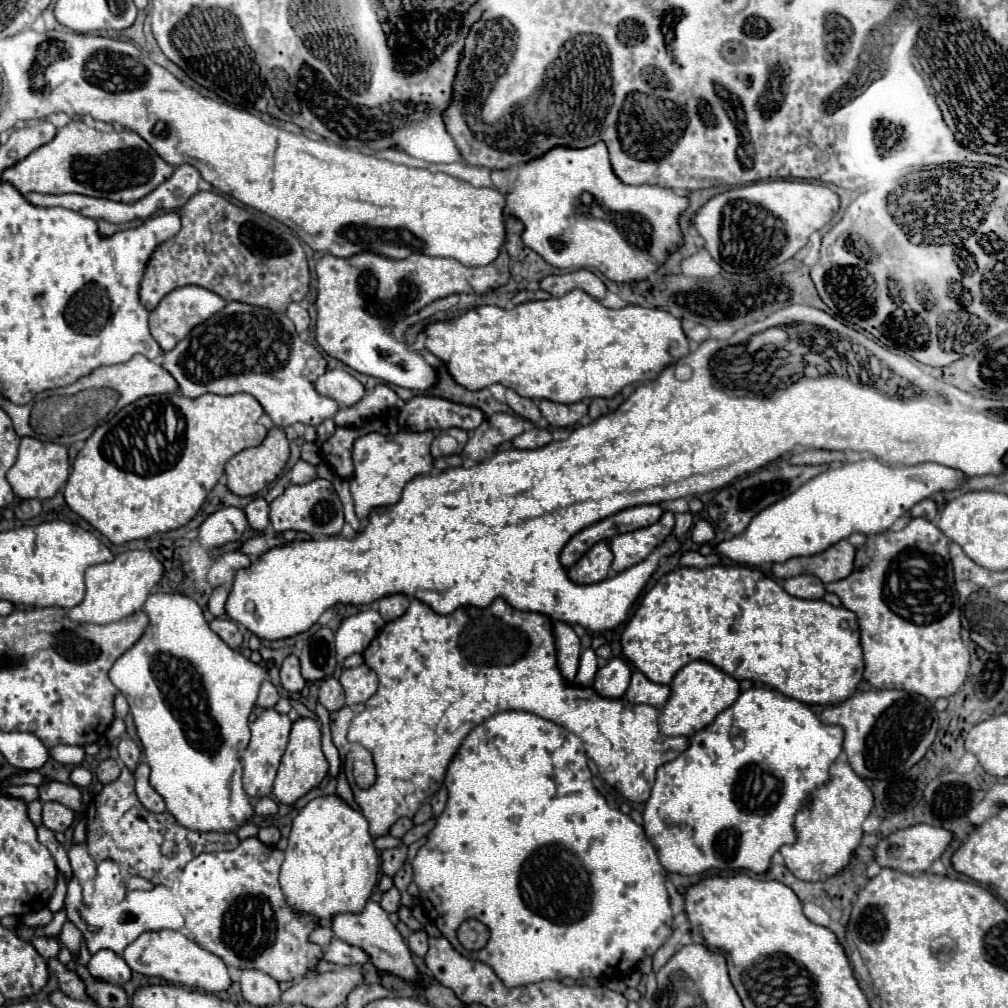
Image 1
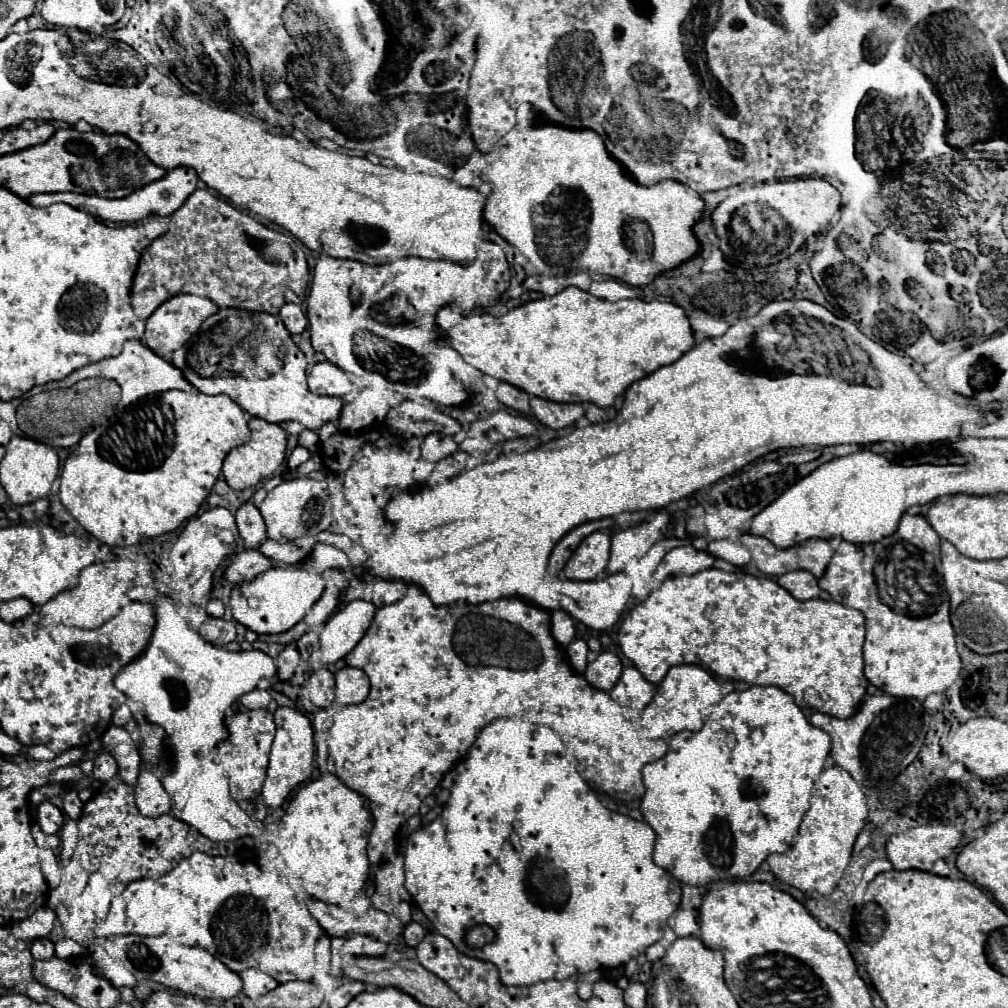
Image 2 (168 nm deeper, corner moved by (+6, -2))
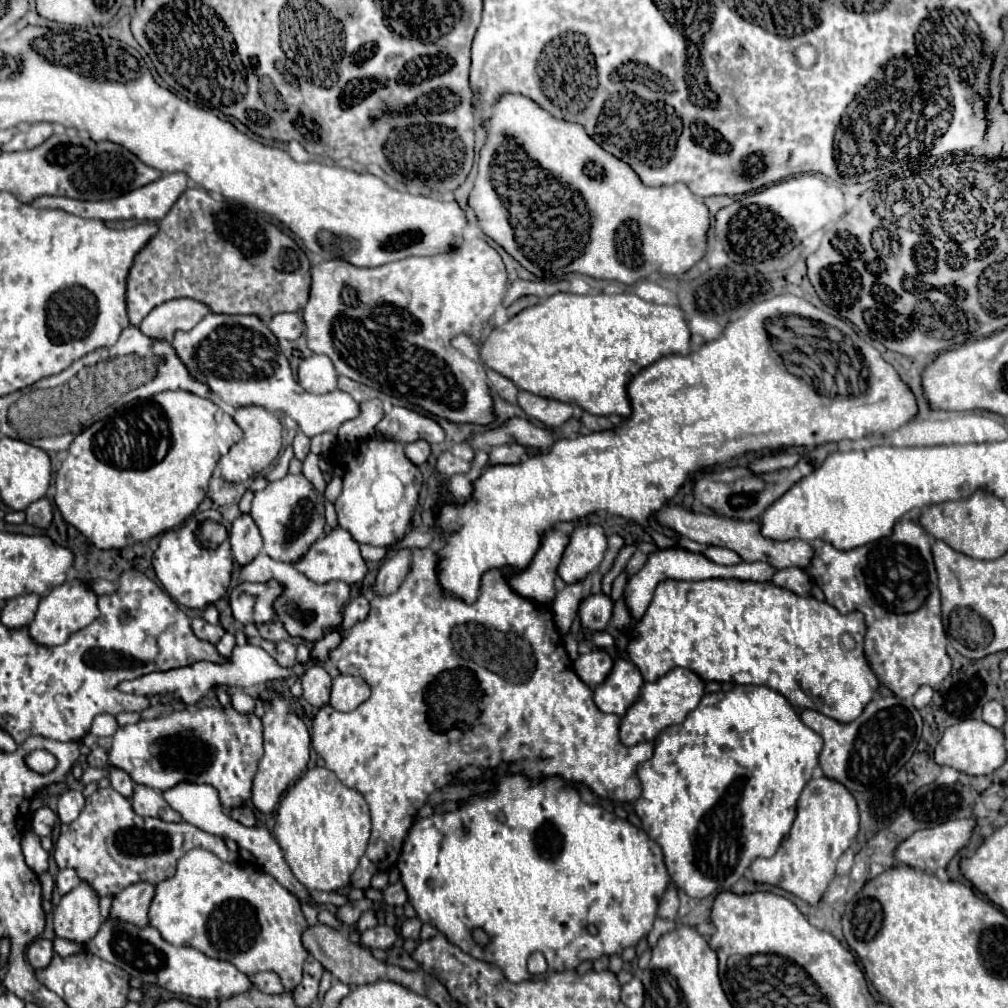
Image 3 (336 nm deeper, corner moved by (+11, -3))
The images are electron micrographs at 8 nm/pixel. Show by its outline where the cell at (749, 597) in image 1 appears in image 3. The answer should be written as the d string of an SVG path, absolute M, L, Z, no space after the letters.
M708 578L708 580L696 580L696 582L684 582L684 580L664 580L658 584L654 598L648 606L648 610L644 612L644 616L636 622L634 626L634 634L628 640L626 652L630 656L630 660L638 666L638 670L644 676L644 682L654 682L660 676L664 676L668 670L682 666L688 668L692 672L696 672L702 680L710 682L736 682L736 684L754 684L754 686L770 686L776 692L780 692L782 696L786 696L786 700L794 706L794 708L812 708L816 712L822 712L824 716L830 716L832 720L838 722L852 722L856 720L864 706L872 700L876 688L878 688L878 678L876 674L870 670L866 656L864 656L864 634L866 634L866 626L864 626L864 616L860 612L850 612L846 616L842 616L834 606L820 602L812 596L796 596L794 592L786 590L786 588L778 588L772 582L744 582L744 580L722 580L722 578Z

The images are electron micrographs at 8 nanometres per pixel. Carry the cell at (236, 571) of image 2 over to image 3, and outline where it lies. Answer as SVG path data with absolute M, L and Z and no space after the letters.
M266 554L256 556L250 564L240 568L240 580L246 582L266 582L270 578L276 578L284 586L284 594L280 596L280 604L274 604L276 610L276 620L284 624L290 636L304 638L308 642L316 642L324 636L324 632L336 628L342 622L342 608L350 598L350 586L346 582L326 582L326 584L316 584L308 580L302 572L298 572L294 566L272 560Z

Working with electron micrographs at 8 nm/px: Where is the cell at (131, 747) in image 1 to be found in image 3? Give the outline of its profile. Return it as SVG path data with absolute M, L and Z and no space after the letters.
M110 768L108 770L108 778L110 778L110 784L116 792L120 792L122 796L130 798L132 796L132 788L134 788L134 782L130 780L130 776L126 772L122 772L120 768Z

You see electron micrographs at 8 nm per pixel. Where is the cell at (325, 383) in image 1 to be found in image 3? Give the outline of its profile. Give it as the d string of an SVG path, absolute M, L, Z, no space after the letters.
M312 354L304 358L298 368L298 380L306 392L312 394L326 394L338 390L338 372L332 360L324 354Z

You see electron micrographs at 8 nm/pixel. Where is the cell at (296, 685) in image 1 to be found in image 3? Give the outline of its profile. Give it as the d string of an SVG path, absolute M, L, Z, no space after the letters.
M278 642L276 644L278 654L276 654L276 662L284 668L290 668L296 664L296 646L292 642Z

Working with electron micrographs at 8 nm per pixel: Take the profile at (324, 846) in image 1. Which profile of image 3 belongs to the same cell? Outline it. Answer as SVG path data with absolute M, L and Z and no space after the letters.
M312 768L284 794L274 838L284 852L284 860L294 876L308 888L320 892L336 892L344 888L370 838L370 812L364 796L358 790L346 788L332 770Z

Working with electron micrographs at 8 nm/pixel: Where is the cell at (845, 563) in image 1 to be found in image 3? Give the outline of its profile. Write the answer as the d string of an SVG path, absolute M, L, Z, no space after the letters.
M668 506L666 510L658 512L658 522L676 530L678 534L700 542L700 544L708 544L708 546L722 546L722 548L730 548L734 550L744 562L766 562L770 566L774 566L776 570L782 568L802 568L808 570L810 560L814 556L814 548L804 542L804 540L788 540L788 542L776 542L770 538L764 538L760 534L760 524L758 522L742 522L742 520L732 520L726 516L718 516L718 514L692 514L684 508L678 506Z

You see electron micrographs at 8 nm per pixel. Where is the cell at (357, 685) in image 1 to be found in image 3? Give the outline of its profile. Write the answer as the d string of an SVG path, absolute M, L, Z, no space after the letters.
M338 674L332 680L332 694L330 694L330 706L340 712L350 712L358 708L366 698L370 696L368 684L358 676L344 676Z

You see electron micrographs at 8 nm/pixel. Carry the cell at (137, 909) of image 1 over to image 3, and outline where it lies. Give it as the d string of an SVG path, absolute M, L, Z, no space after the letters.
M130 884L112 898L110 920L122 920L126 924L148 926L148 906L154 896L152 884Z

